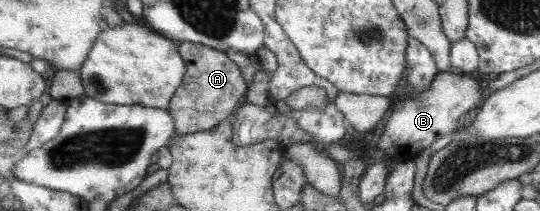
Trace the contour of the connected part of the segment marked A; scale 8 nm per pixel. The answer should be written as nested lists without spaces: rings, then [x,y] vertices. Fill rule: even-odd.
[[[179,42],[177,49],[184,60],[184,81],[167,108],[175,122],[175,132],[188,135],[214,130],[218,123],[234,112],[238,100],[245,95],[247,84],[238,66],[224,52],[191,42]]]

